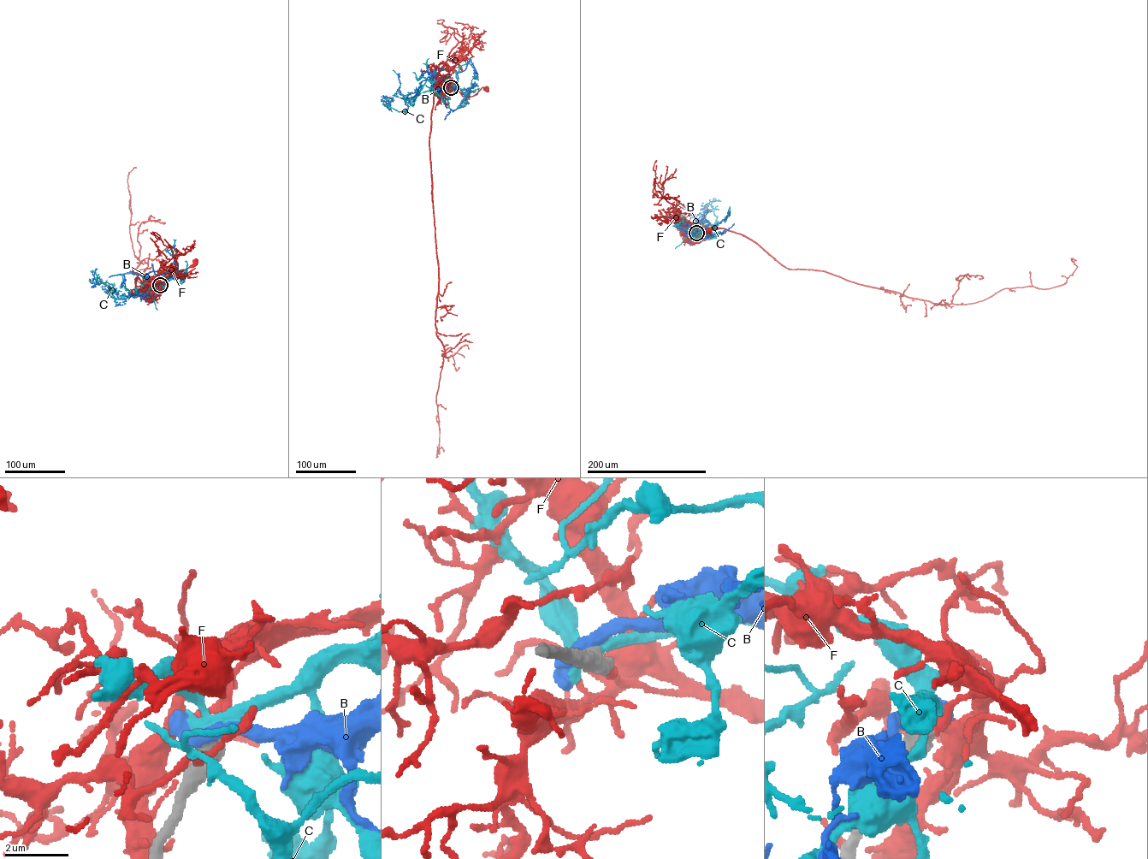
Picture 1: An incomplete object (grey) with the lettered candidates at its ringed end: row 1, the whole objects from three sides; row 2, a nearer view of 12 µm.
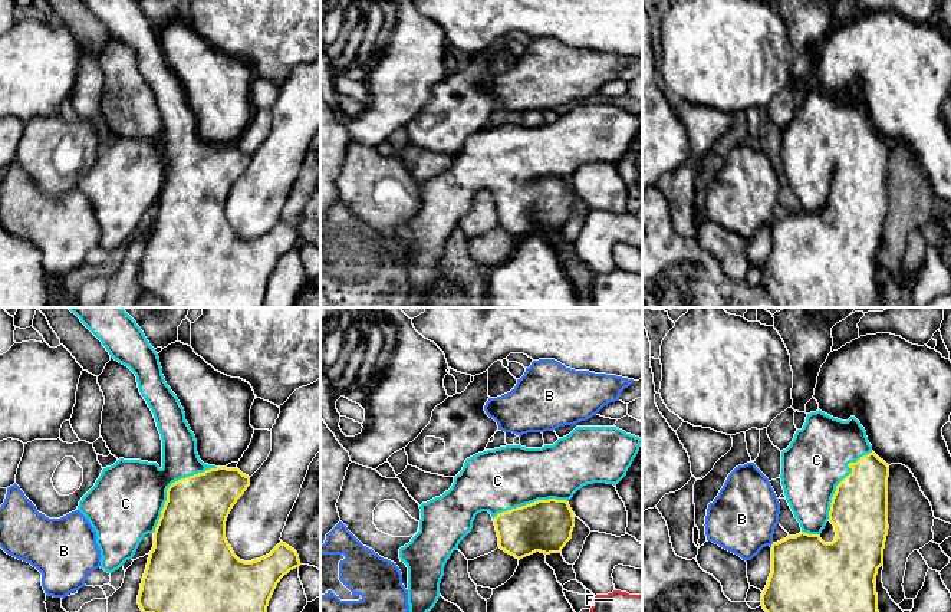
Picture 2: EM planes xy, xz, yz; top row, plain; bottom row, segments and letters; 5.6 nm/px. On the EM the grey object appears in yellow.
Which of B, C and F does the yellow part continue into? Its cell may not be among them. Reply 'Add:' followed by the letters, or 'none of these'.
Add: C

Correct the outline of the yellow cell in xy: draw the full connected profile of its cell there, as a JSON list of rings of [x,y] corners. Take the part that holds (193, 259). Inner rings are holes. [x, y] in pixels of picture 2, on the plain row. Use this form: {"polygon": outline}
{"polygon": [[[82,0],[106,26],[111,36],[128,45],[136,55],[138,66],[151,86],[162,118],[162,144],[141,138],[119,136],[102,148],[95,164],[82,175],[78,188],[96,210],[101,228],[101,247],[118,249],[134,236],[145,213],[154,213],[142,256],[138,283],[144,292],[158,293],[165,307],[264,307],[269,279],[290,249],[300,244],[294,227],[280,220],[269,233],[244,240],[240,238],[226,217],[226,200],[237,178],[250,164],[250,155],[238,147],[204,142],[197,131],[197,118],[185,99],[185,91],[177,73],[167,63],[158,32],[147,19],[136,0]]]}

